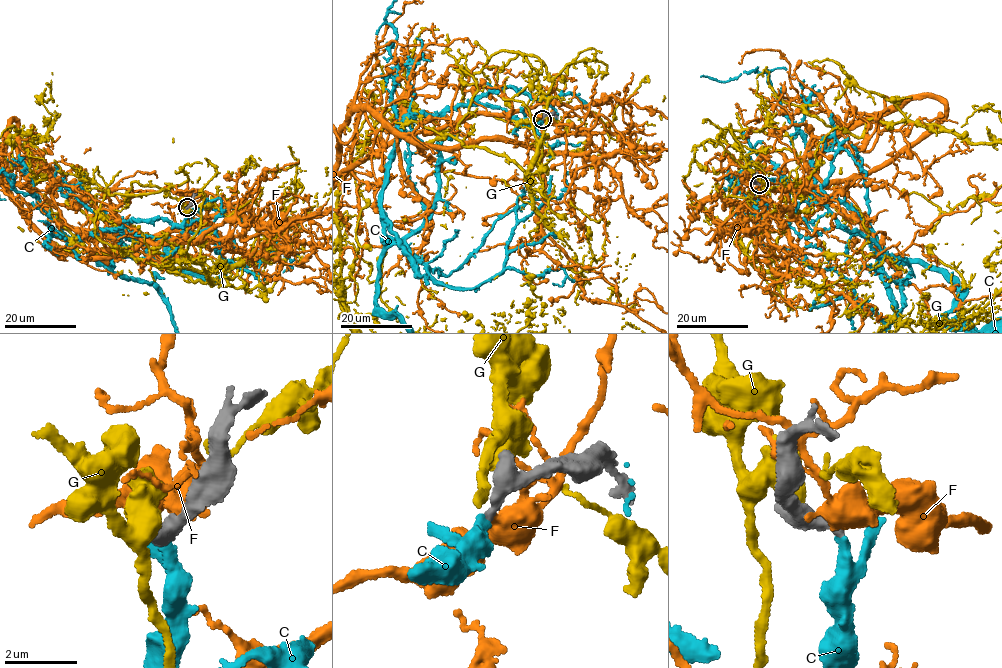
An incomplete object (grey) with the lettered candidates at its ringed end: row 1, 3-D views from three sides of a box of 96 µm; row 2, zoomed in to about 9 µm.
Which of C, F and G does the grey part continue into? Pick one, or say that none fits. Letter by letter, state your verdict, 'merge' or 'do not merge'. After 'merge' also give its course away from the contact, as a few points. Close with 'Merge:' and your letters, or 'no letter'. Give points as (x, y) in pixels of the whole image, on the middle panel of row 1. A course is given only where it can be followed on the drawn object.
C: merge | via (542, 119), (458, 103), (411, 116), (396, 145), (378, 207), (386, 243), (374, 310), (397, 315)
F: do not merge
G: do not merge
Merge: C

